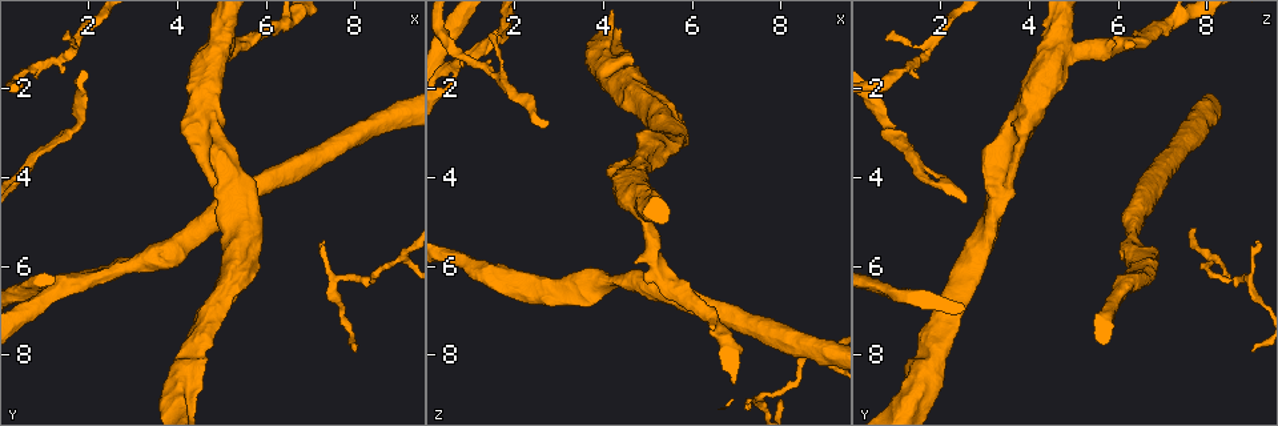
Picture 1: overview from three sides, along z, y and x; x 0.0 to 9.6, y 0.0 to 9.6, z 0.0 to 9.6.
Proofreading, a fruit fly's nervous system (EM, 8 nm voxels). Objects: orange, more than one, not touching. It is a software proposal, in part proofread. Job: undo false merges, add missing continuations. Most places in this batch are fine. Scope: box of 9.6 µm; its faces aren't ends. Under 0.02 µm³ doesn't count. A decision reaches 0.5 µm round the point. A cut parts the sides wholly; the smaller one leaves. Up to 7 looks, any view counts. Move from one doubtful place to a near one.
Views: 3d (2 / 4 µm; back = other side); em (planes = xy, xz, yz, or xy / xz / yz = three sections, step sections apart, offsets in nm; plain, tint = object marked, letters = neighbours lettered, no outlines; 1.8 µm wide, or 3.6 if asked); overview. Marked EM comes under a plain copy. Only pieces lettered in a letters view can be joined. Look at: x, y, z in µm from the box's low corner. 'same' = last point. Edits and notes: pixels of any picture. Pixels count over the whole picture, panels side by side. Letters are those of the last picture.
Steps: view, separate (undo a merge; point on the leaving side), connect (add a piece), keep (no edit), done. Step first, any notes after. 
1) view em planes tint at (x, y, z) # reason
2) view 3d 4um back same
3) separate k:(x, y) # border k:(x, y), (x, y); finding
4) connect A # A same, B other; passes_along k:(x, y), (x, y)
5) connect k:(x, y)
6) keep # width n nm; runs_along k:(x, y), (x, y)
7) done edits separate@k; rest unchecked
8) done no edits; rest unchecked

view em xy step 4 tint at (7.95, 7.95, 9.05)

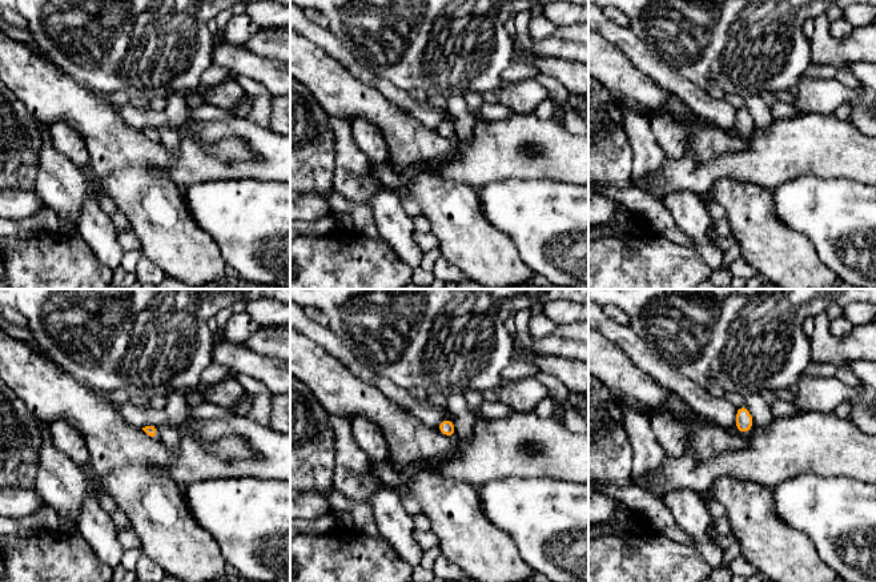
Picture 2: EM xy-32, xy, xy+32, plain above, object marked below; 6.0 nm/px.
view em planes letters same

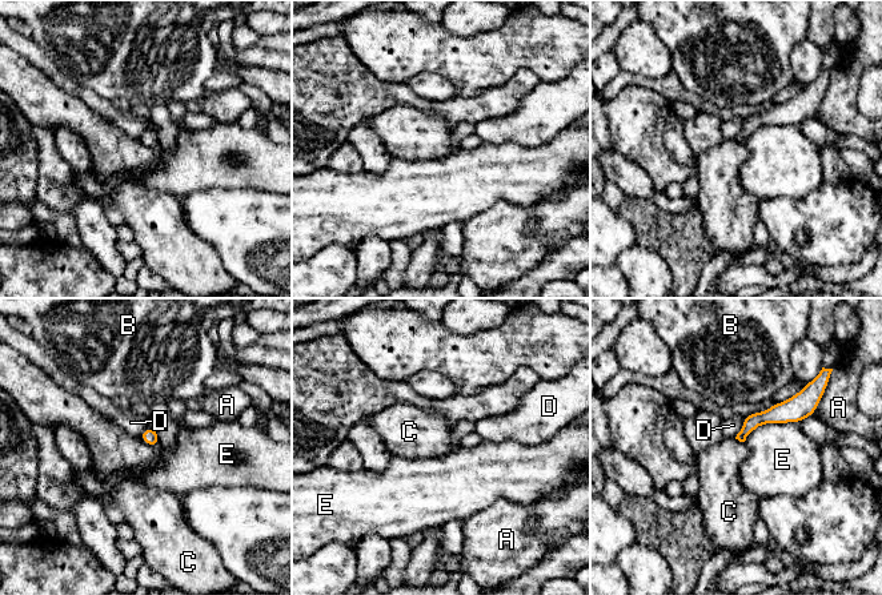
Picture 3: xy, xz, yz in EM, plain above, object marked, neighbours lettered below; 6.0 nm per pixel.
keep # longest_contact E 360 nm; A other, B other, C other, D other, E other; no lettered piece goes on from it

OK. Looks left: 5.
view em planes letters at (3.10, 5.95, 6.85) # branch stops here

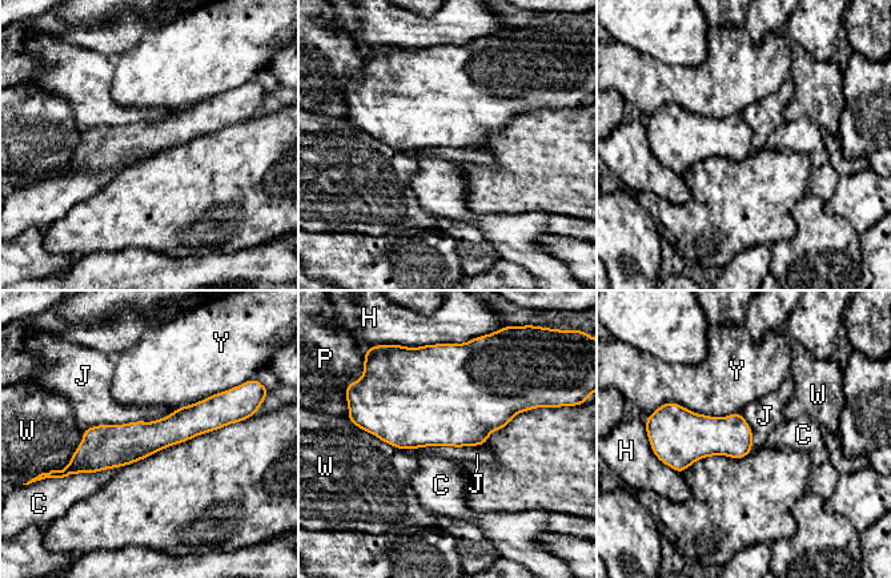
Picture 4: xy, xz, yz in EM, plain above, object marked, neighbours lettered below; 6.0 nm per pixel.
keep # C other, H other, J other, P other, W other, Y other; runs_along 4:(227, 420), (192, 420), (73, 464); no lettered piece goes on from it

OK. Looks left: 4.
view 3d 2um at (1.50, 1.35, 1.65) # thin neck

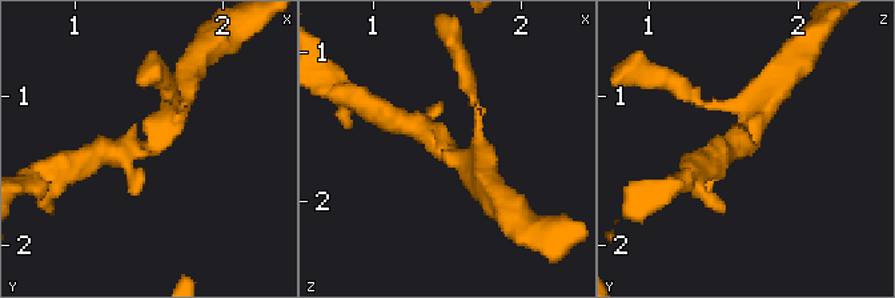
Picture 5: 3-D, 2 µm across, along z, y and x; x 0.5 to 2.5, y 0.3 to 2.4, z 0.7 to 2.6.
view em xz step 8 tint at (1.48, 1.34, 1.66)

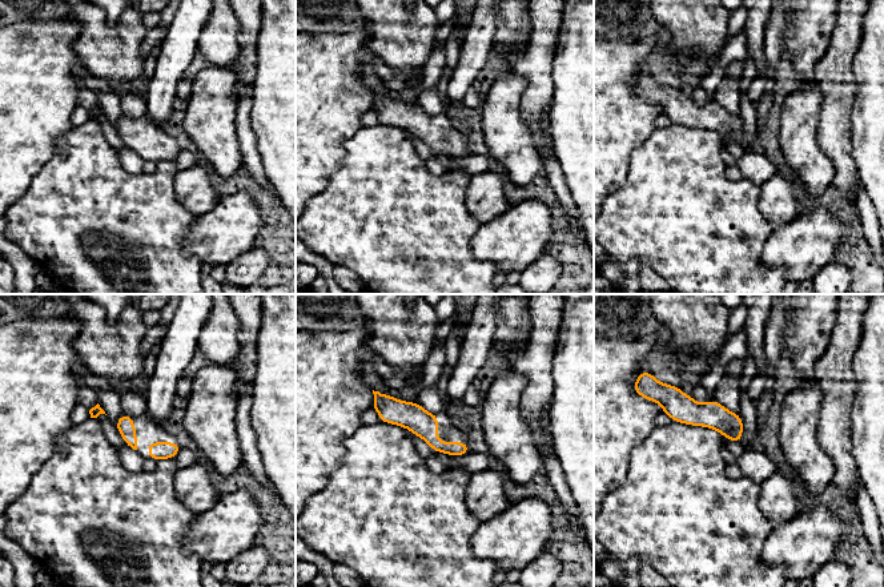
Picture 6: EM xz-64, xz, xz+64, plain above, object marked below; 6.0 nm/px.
view em xy step 16 letters same

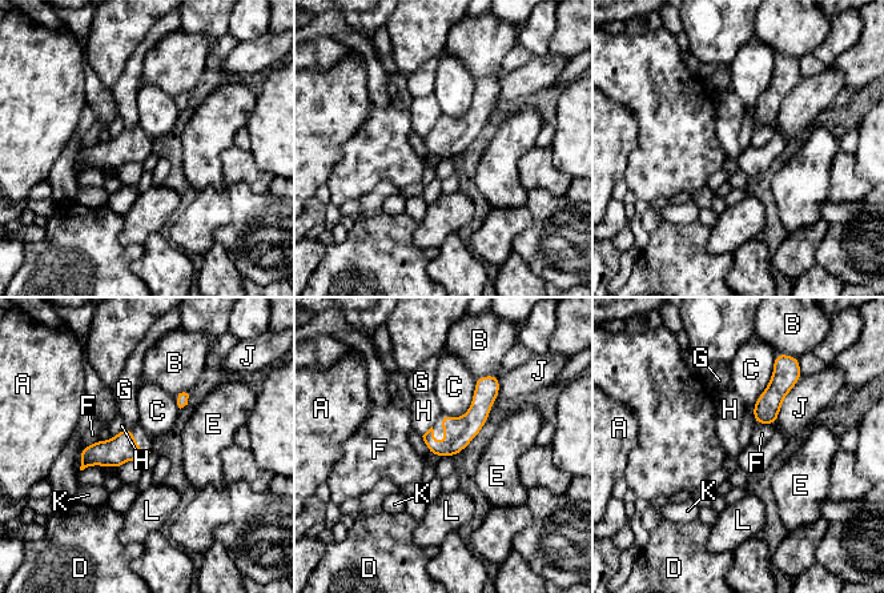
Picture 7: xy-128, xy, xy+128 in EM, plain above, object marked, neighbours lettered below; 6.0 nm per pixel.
keep # longest_contact J 340 nm; A other, B other, C other, D other, E other, F other, G other, H other, J other, K other, L other; one neuron here

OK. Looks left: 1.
done no edits; rest unchecked

